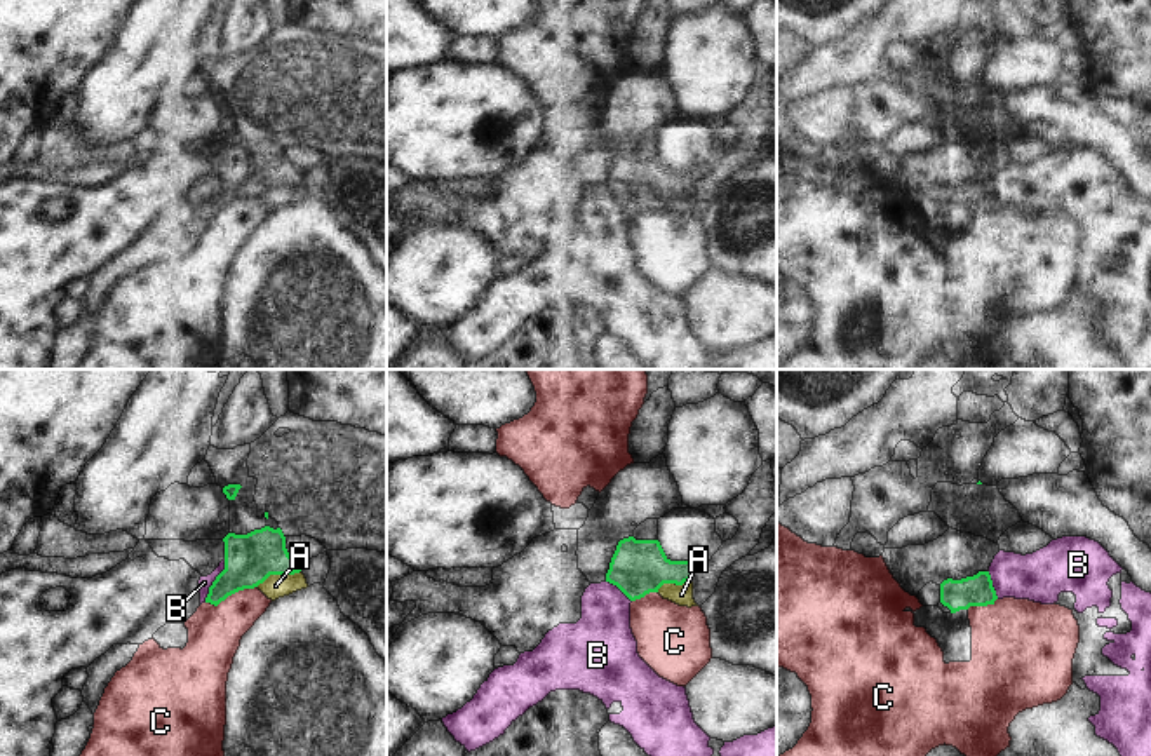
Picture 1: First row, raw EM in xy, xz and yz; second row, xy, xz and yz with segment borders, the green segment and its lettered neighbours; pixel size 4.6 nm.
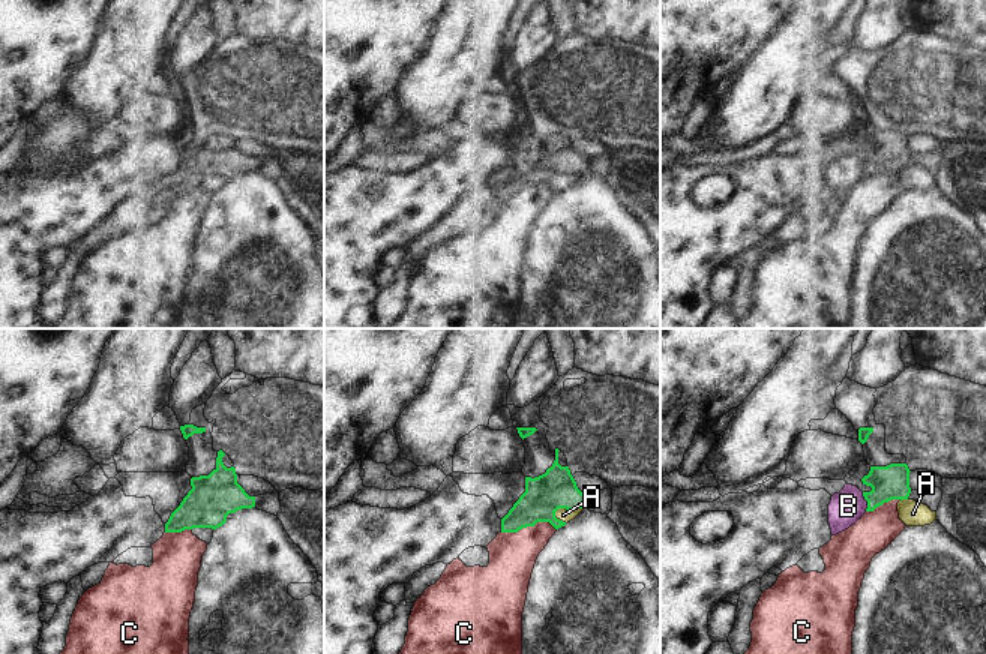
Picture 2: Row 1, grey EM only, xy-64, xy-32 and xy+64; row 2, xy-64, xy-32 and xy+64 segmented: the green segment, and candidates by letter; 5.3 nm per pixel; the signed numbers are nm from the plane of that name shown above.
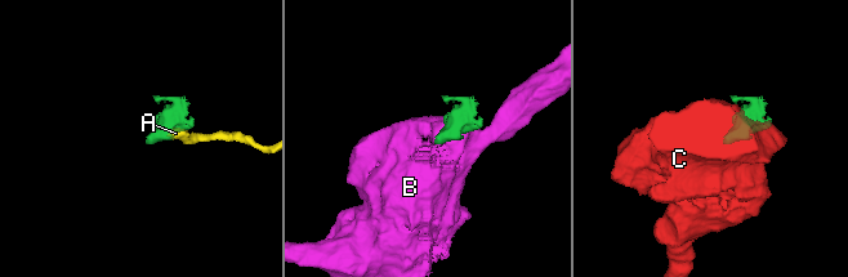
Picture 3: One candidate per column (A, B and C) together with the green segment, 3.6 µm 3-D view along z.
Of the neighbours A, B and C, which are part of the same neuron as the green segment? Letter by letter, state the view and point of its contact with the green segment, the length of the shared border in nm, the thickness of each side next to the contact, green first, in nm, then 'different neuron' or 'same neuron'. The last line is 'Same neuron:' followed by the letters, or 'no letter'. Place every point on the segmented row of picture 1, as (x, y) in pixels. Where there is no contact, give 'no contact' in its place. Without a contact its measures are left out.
A: xy (277, 573) | 220 nm | 240/110 nm | different neuron
B: xy (215, 580) | 220 nm | 240/60 nm | different neuron
C: xy (230, 594) | 260 nm | 240/240 nm | different neuron
Same neuron: no letter

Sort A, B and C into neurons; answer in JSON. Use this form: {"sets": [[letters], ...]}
{"sets": [["A"], ["B"], ["C"]]}

